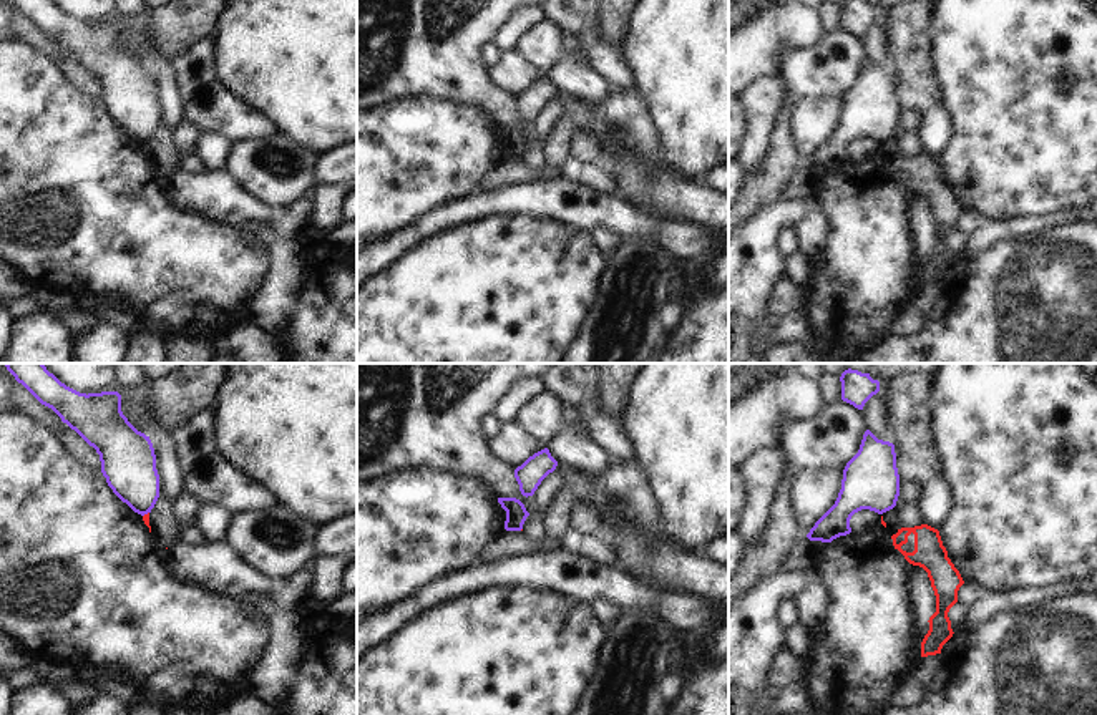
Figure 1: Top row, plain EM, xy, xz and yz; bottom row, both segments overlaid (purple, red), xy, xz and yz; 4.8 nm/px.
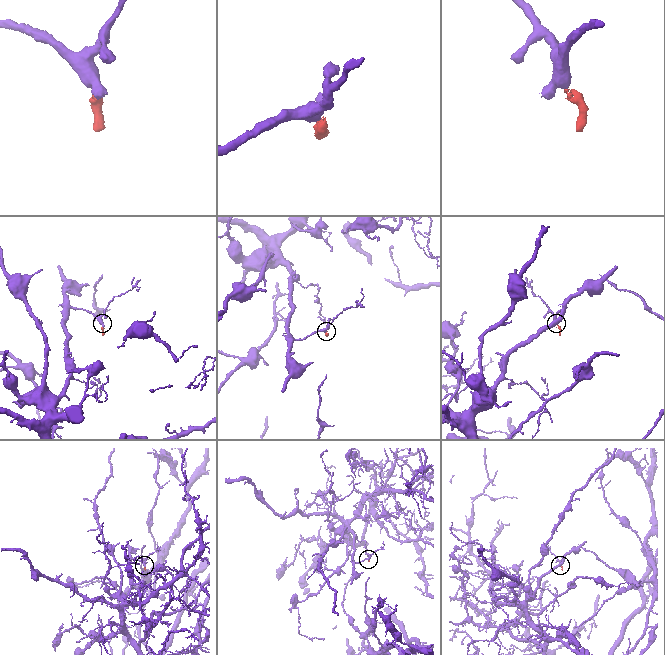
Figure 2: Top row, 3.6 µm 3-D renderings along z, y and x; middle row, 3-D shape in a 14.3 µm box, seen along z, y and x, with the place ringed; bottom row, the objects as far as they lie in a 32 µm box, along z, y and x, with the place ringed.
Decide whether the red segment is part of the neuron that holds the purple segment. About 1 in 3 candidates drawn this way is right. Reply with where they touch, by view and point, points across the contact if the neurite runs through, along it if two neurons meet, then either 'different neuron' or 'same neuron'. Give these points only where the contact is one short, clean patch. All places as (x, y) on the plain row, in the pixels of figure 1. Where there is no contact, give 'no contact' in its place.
contact xy (145, 141); border xy (148, 140), (143, 145); different neuron

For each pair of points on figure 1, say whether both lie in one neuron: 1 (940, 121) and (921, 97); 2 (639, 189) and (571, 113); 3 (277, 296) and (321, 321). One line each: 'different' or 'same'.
1: different
2: same
3: different

